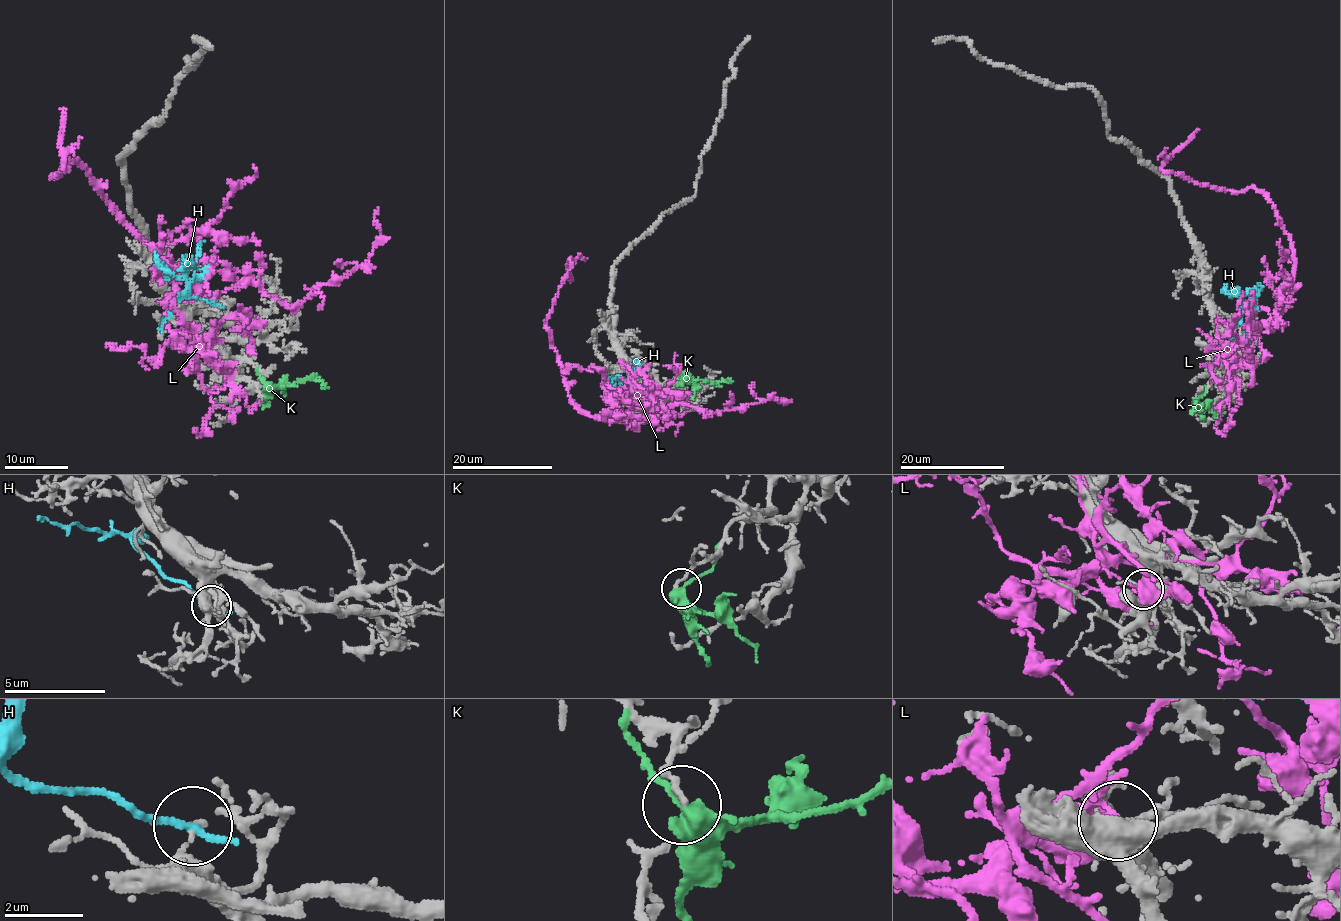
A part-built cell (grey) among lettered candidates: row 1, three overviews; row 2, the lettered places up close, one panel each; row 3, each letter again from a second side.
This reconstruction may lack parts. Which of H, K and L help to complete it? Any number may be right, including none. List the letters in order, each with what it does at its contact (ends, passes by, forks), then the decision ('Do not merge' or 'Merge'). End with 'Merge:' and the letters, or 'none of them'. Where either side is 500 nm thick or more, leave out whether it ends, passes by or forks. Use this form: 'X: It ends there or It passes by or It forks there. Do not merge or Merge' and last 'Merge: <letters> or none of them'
H: It ends there. Do not merge
K: It forks there. Do not merge
L: It forks there. Do not merge
Merge: none of them

